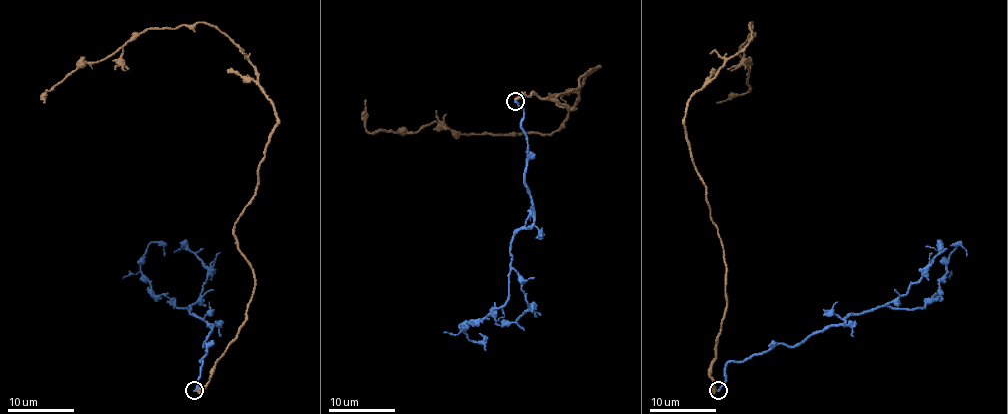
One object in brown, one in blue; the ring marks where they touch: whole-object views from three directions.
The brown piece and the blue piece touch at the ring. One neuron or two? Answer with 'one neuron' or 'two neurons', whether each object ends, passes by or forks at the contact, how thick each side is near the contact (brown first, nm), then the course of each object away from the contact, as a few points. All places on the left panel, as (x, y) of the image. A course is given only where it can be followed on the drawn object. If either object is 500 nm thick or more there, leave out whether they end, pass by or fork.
two neurons | brown ends | blue ends | 420/200 nm | brown via (194, 391), (254, 285), (234, 223), (276, 123), (256, 68), (204, 23), (146, 28), (44, 103) | blue via (194, 391), (213, 325), (189, 312), (189, 305), (179, 309), (154, 294), (141, 258), (152, 242), (164, 255)

